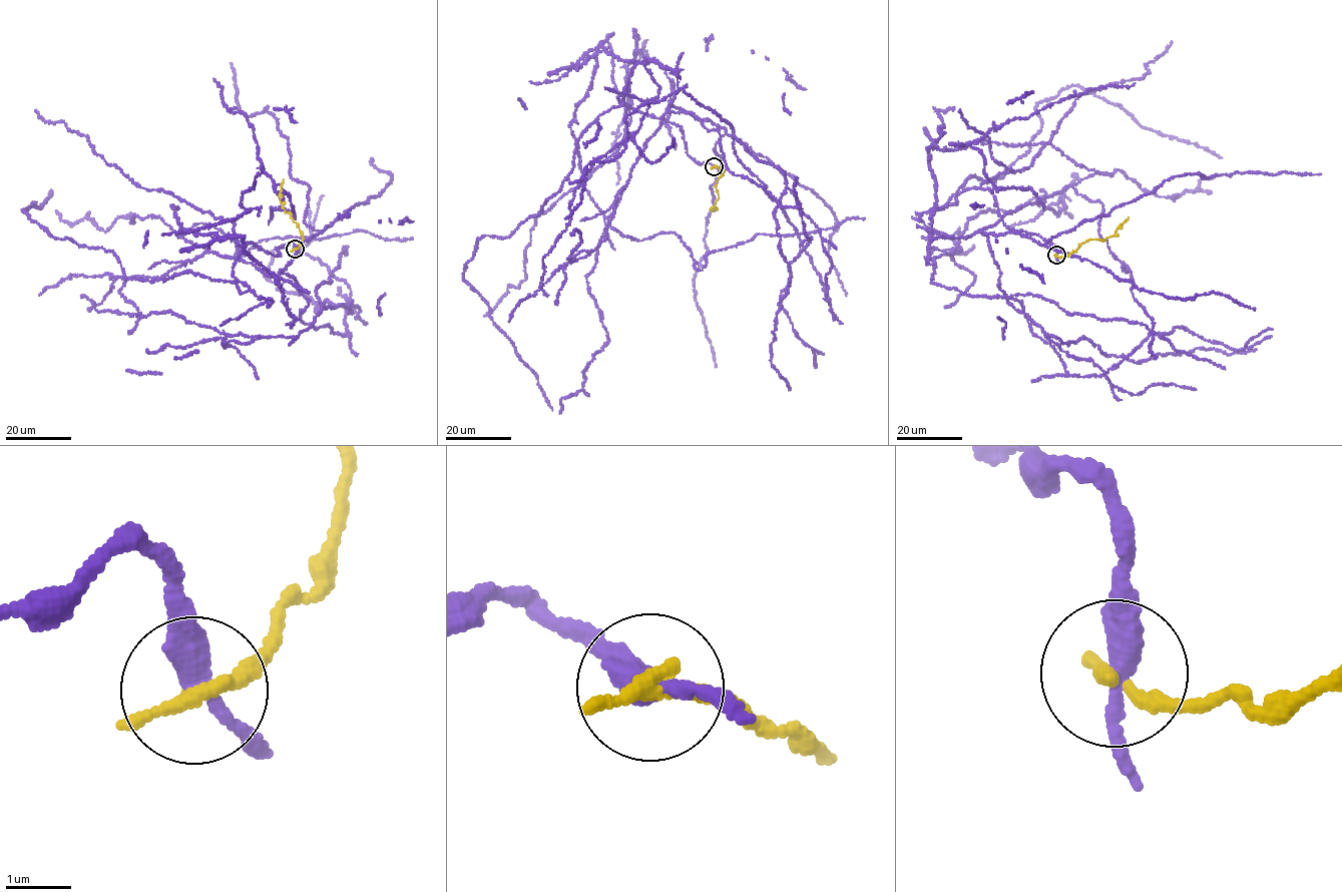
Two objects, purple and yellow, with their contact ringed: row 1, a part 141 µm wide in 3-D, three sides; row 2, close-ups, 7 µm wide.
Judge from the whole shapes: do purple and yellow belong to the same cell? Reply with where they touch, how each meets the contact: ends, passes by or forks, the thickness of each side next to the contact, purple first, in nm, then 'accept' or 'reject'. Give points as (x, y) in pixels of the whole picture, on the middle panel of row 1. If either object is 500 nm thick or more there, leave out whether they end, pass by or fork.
(714, 166) | purple passes by | yellow ends | 340/280 nm | reject

